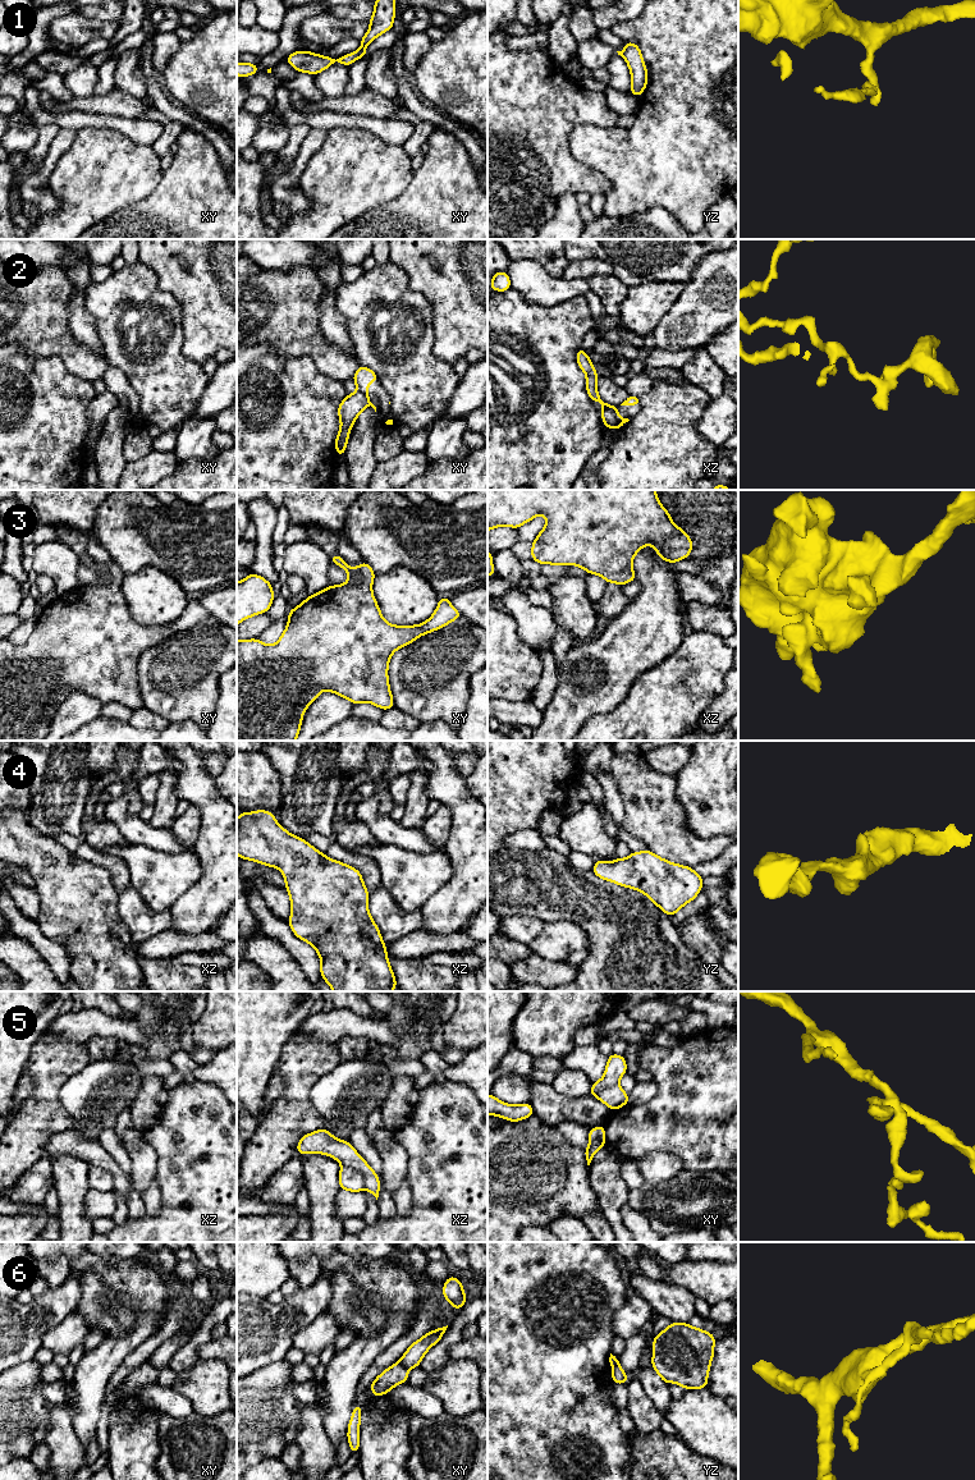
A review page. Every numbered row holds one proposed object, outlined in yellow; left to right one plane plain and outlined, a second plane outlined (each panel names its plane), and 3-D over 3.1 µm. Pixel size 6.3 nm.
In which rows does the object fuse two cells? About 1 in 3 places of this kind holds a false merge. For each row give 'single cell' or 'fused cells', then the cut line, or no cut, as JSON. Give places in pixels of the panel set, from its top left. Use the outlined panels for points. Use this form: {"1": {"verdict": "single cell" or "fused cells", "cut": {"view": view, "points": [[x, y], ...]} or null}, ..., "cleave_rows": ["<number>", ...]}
{"1": {"verdict": "fused cells", "cut": {"view": "xy", "points": [[356, 51], [357, 58]]}}, "2": {"verdict": "fused cells", "cut": {"view": "xz", "points": [[613, 407], [618, 427]]}}, "3": {"verdict": "single cell", "cut": null}, "4": {"verdict": "single cell", "cut": null}, "5": {"verdict": "fused cells", "cut": {"view": "xz", "points": [[342, 1165], [356, 1169], [364, 1178], [365, 1188]]}}, "6": {"verdict": "fused cells", "cut": {"view": "xy", "points": [[399, 1361], [408, 1369]]}}, "cleave_rows": ["1", "2", "5", "6"]}

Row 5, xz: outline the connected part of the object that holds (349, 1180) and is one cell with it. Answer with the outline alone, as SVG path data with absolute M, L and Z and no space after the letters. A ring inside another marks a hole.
M342 1167L339 1170L339 1187L351 1192L360 1192L365 1190L363 1176L348 1167Z

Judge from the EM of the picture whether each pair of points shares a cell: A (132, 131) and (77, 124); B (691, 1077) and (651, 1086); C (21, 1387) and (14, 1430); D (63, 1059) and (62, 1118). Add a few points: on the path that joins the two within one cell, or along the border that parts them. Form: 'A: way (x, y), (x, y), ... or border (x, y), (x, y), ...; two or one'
A: way (118, 123), (91, 122); one
B: border (658, 1084), (658, 1091), (650, 1099), (632, 1103); two
C: way (14, 1397), (14, 1420); one
D: way (51, 1073), (51, 1104); one

